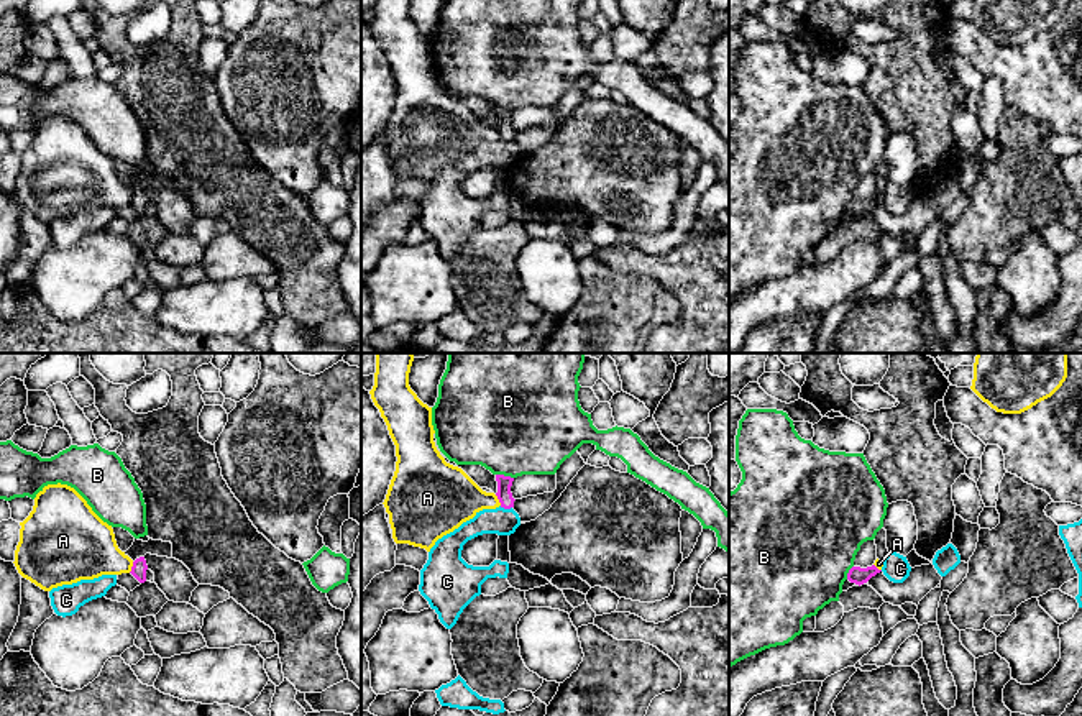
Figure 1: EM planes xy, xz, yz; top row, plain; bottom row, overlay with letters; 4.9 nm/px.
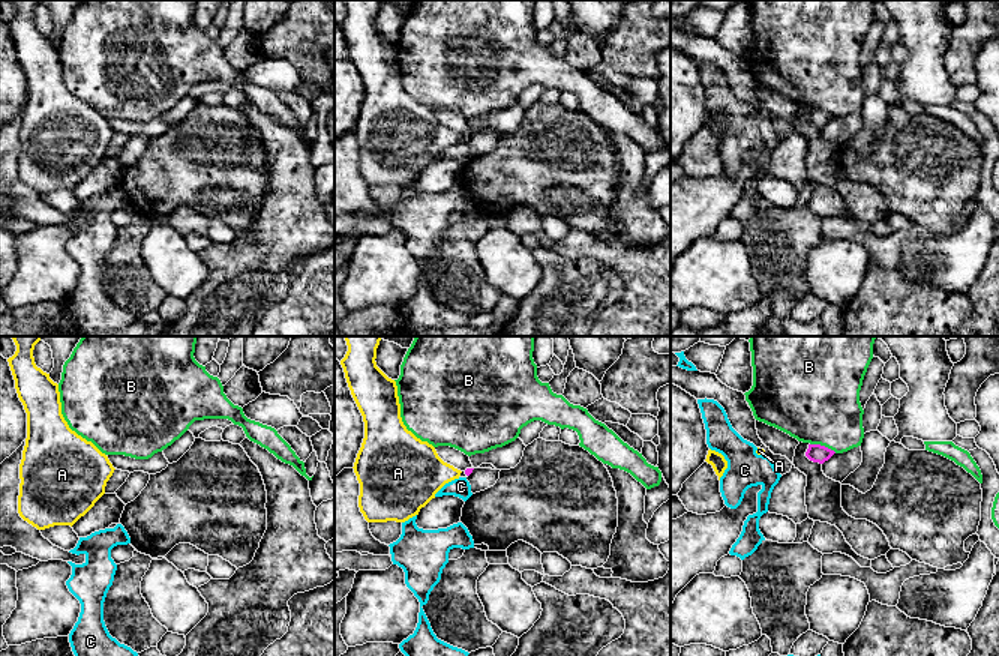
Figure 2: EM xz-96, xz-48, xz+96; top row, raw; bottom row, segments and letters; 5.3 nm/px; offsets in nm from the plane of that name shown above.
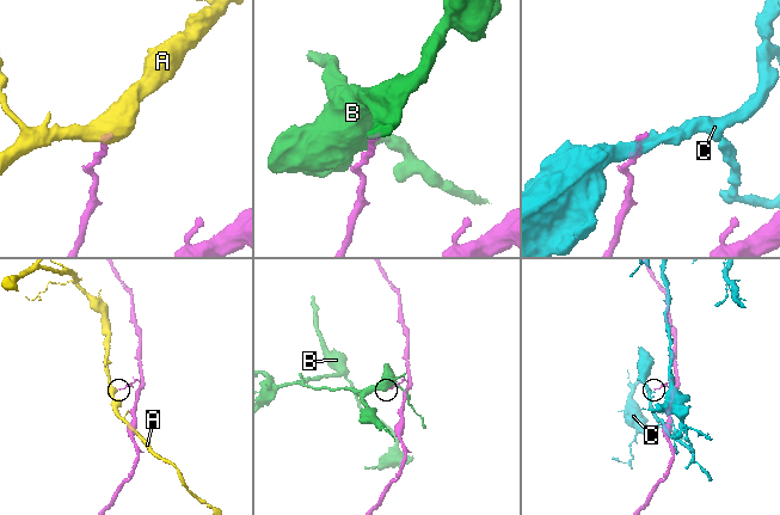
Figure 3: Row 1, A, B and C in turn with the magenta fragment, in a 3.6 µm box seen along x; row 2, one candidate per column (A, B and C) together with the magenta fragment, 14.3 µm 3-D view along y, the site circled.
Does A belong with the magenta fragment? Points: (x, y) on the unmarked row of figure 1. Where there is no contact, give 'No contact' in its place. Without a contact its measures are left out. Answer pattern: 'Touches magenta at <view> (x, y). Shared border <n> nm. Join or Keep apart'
Touches magenta at xy (132, 199). Shared border 60 nm. Keep apart

